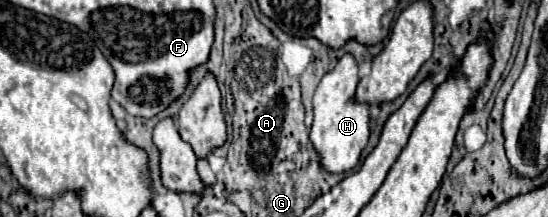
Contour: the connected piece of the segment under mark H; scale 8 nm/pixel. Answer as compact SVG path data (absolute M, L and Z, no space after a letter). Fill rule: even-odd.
M350 53L342 55L332 71L328 71L316 93L314 93L314 123L310 131L310 141L318 151L322 165L330 173L346 173L358 161L360 153L368 143L370 135L370 113L366 103L354 101L356 85L358 85L358 63Z

